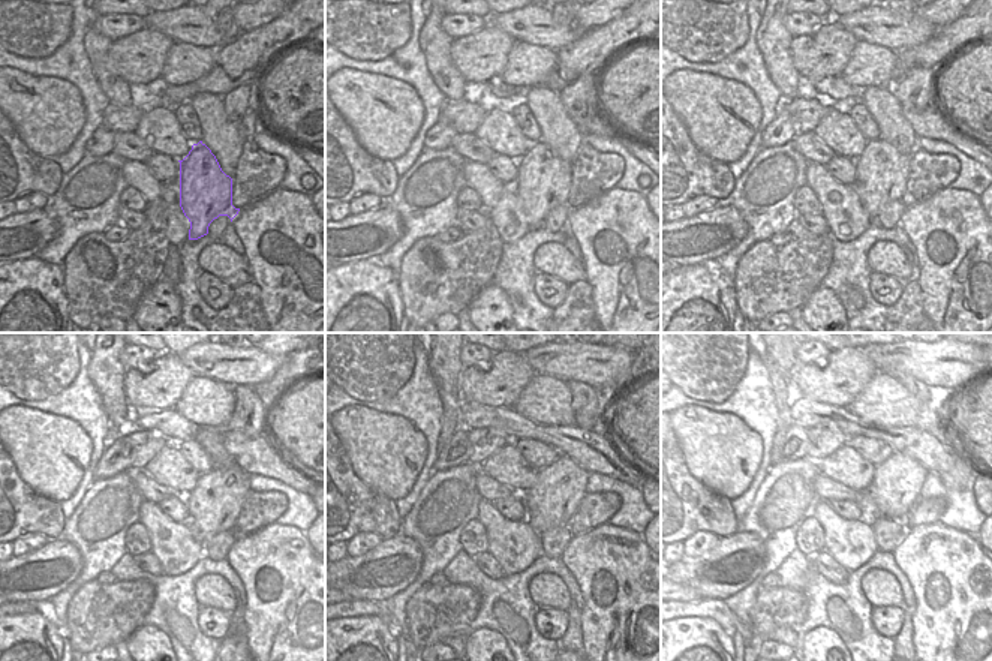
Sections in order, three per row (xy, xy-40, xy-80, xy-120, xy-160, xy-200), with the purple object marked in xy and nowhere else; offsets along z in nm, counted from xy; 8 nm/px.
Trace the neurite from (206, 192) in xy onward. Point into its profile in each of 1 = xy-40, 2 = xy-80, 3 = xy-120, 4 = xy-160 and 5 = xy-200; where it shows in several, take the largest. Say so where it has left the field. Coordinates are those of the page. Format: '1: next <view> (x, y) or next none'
1: next xy-40 (543, 182)
2: next xy-80 (881, 171)
3: next xy-120 (215, 504)
4: next xy-160 (552, 501)
5: next xy-200 (895, 489)

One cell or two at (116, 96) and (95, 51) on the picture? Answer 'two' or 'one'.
one

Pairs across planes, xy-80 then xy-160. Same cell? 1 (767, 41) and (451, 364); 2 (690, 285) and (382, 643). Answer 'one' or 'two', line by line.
1: one
2: one

